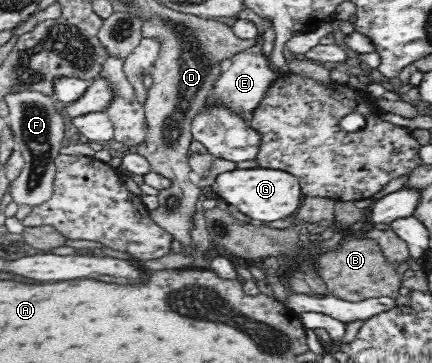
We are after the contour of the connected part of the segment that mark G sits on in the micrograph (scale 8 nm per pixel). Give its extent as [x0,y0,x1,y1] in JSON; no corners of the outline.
[215,168,303,222]

